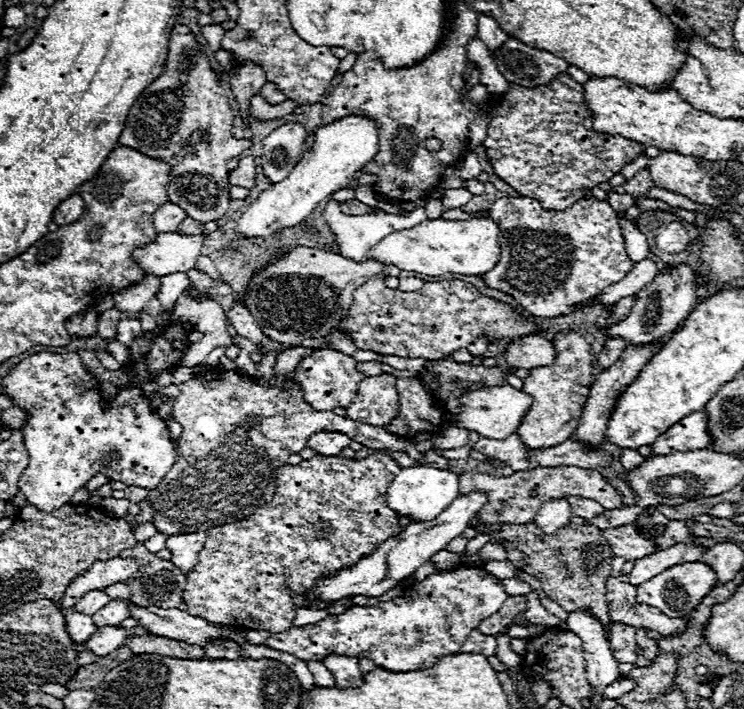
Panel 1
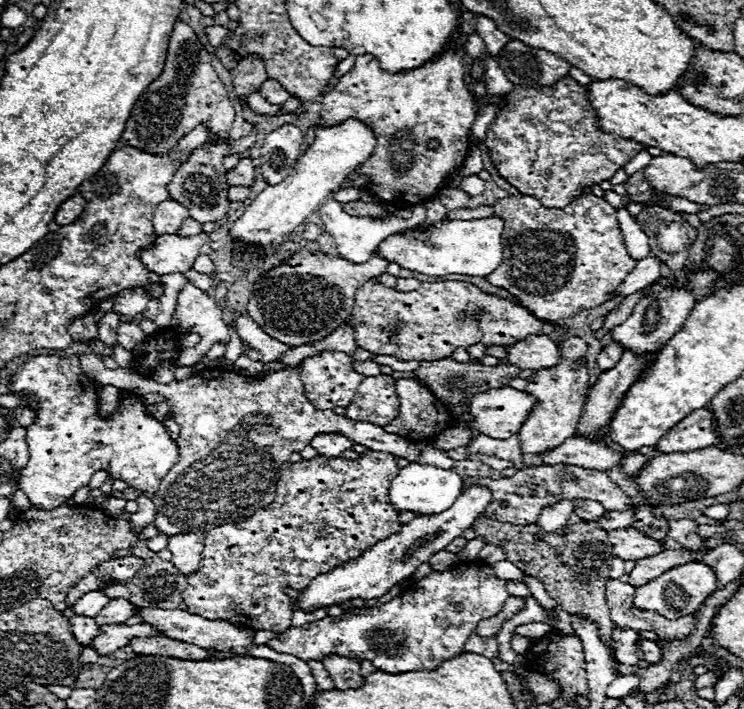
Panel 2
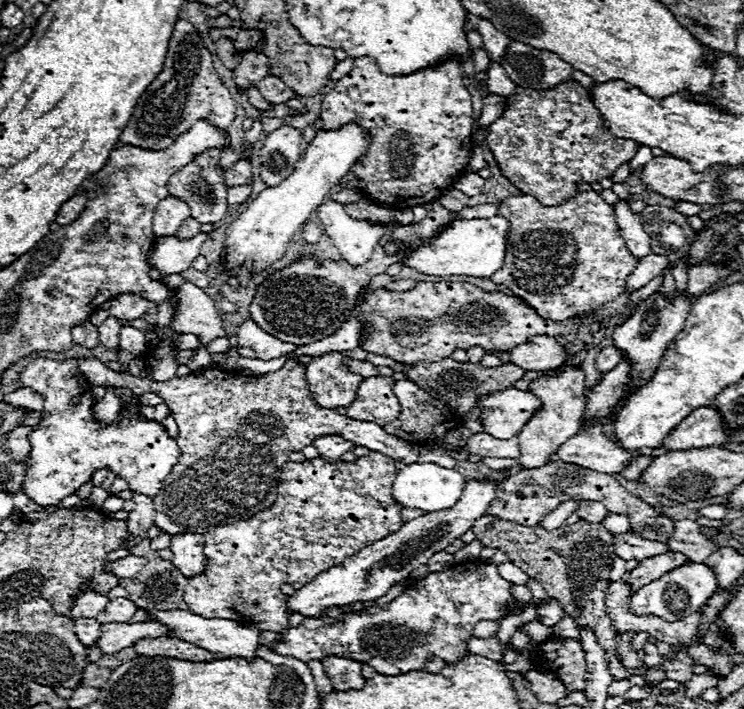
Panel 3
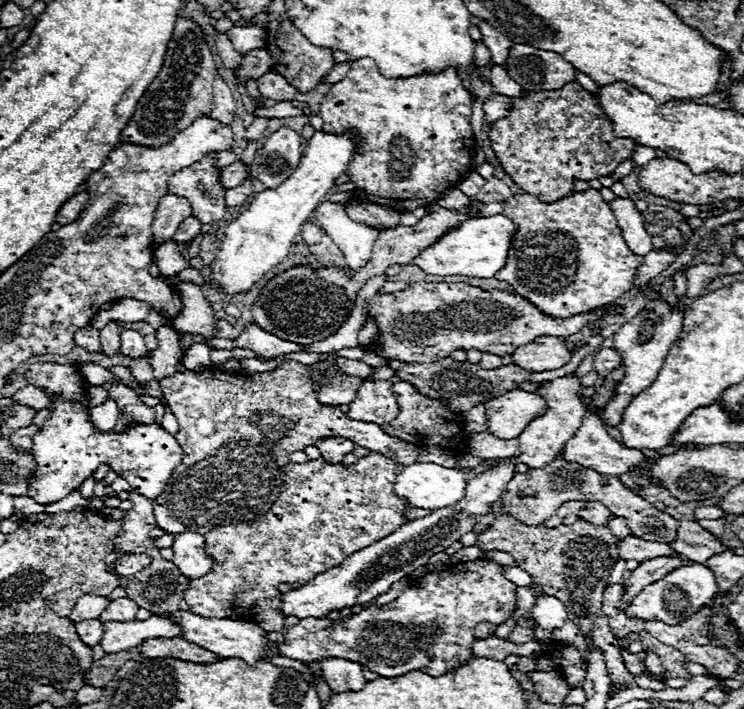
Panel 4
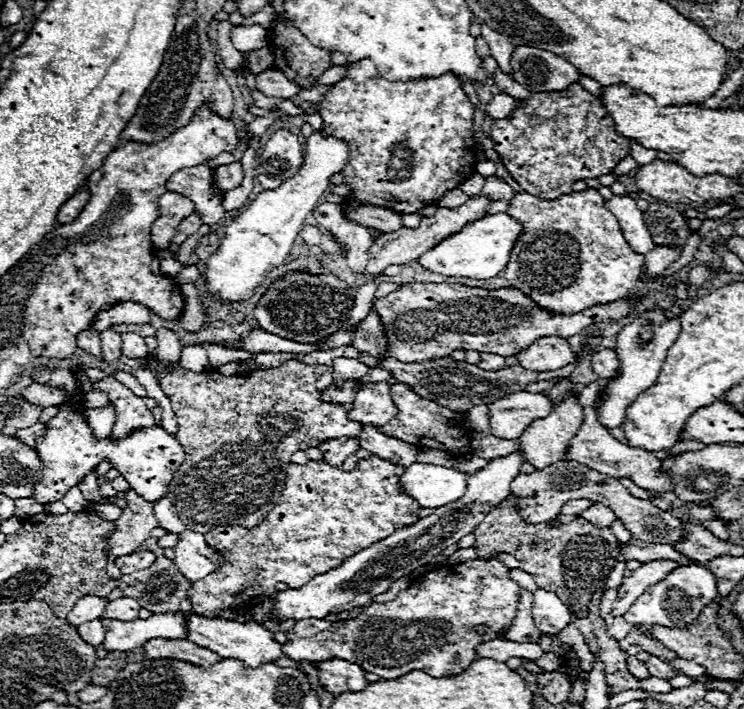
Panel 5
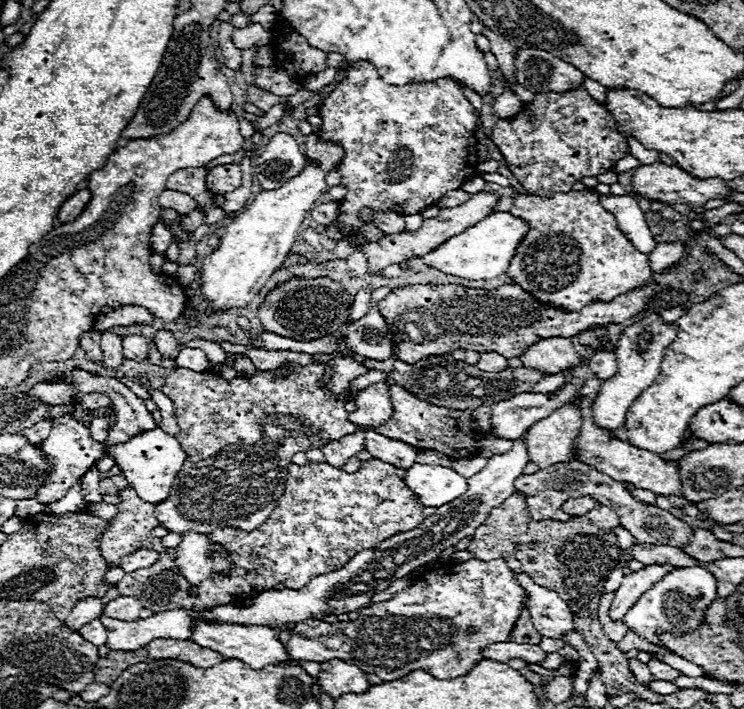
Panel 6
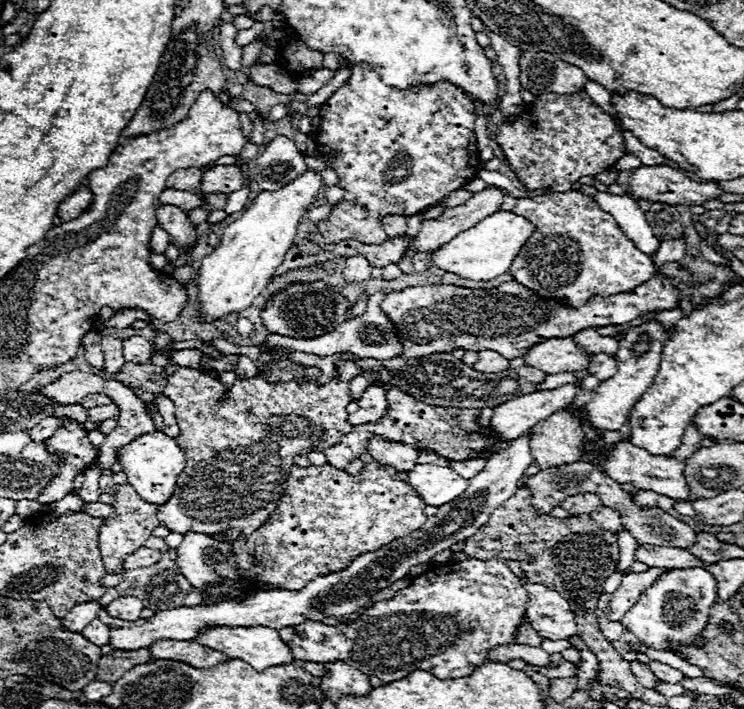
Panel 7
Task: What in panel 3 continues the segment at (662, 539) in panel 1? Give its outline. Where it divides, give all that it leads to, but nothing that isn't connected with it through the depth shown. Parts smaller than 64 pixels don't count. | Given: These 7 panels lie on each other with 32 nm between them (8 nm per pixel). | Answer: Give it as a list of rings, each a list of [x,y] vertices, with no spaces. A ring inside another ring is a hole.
[[[686,518],[674,522],[672,538],[666,544],[670,550],[688,554],[694,562],[704,562],[704,558],[718,548],[716,544],[712,544],[712,538],[700,534],[700,526],[694,520]]]

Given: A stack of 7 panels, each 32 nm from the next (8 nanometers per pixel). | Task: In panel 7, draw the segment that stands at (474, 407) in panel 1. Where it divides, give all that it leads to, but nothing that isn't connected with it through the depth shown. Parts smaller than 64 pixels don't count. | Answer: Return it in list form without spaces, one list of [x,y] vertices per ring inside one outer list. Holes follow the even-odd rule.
[[[566,384],[556,390],[532,392],[532,394],[516,396],[514,400],[506,400],[492,408],[494,410],[492,430],[500,436],[506,436],[506,440],[516,440],[524,436],[540,420],[572,404],[576,392],[578,388],[574,384]]]

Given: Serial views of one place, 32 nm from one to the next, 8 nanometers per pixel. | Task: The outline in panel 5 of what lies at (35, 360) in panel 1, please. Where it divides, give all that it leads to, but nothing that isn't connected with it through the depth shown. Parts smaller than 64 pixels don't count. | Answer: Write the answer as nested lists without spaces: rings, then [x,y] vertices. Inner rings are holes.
[[[38,366],[32,370],[32,380],[36,384],[44,384],[50,388],[64,388],[68,394],[68,402],[58,404],[58,414],[46,422],[46,434],[36,438],[34,450],[38,456],[42,456],[42,480],[34,484],[32,498],[38,504],[52,504],[68,494],[70,488],[78,486],[86,474],[96,470],[96,466],[104,460],[112,464],[120,472],[122,478],[128,480],[130,488],[138,492],[142,498],[154,502],[166,494],[166,488],[178,470],[178,466],[184,460],[184,450],[178,444],[178,440],[162,430],[160,426],[152,428],[140,428],[130,432],[126,438],[96,438],[92,434],[90,424],[84,416],[84,398],[76,380],[76,374],[72,368],[44,368]]]

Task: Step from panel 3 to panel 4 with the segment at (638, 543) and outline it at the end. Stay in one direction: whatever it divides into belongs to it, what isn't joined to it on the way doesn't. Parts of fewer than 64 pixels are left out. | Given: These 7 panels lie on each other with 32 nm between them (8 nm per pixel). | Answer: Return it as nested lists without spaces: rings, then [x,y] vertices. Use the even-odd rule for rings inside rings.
[[[626,536],[624,540],[618,538],[618,554],[622,560],[650,560],[656,556],[676,556],[676,552],[662,542],[646,542],[638,540],[636,536]]]

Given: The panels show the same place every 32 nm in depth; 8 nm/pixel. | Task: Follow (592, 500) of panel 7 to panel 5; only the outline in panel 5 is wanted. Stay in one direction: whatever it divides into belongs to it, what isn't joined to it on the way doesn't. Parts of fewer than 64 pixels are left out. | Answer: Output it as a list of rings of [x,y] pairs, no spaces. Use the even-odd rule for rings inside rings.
[[[568,500],[562,508],[560,508],[560,514],[574,514],[574,516],[580,516],[580,512],[584,512],[592,502],[590,500]]]

